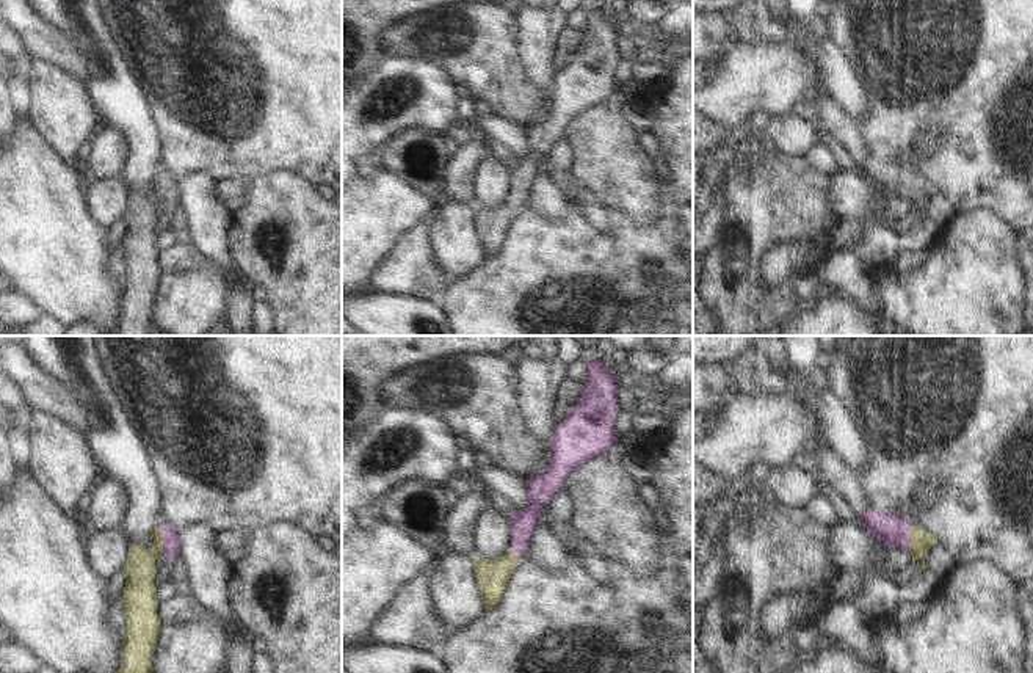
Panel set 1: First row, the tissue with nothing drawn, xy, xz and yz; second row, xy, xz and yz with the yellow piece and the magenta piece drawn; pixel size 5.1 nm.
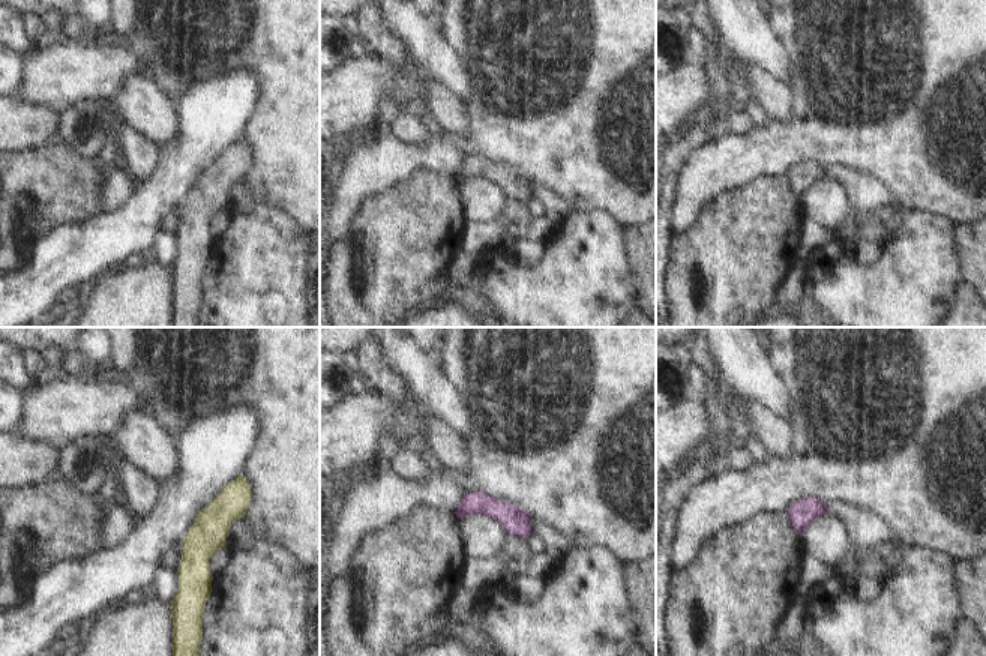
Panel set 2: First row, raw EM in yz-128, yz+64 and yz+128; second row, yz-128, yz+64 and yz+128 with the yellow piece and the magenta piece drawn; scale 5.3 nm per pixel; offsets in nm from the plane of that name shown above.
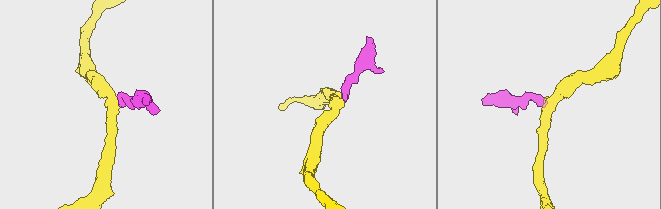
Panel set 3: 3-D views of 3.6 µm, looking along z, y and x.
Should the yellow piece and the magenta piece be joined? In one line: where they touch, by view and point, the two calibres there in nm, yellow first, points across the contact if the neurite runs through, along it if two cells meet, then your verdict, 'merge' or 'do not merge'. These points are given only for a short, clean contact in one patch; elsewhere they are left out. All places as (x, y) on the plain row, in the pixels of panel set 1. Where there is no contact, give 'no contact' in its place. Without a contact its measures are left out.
meets yellow in yz at (909, 187); 120 nm thick on the yellow side, 160 nm on the other; runs through yz (920, 190), (909, 187), (889, 176); merge

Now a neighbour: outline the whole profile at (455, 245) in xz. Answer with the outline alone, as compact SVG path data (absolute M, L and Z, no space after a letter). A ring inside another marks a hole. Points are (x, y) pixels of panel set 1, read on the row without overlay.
M440 198L426 221L433 259L450 281L466 276L486 257L473 221L475 204Z

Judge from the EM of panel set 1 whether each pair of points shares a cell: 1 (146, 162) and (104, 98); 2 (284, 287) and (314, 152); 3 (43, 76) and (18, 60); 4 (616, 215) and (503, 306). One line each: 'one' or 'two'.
1: one
2: two
3: two
4: one

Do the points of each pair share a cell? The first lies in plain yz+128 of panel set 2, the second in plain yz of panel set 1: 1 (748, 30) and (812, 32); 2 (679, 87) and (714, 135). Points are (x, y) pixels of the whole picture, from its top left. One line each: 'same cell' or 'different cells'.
1: same cell
2: different cells

